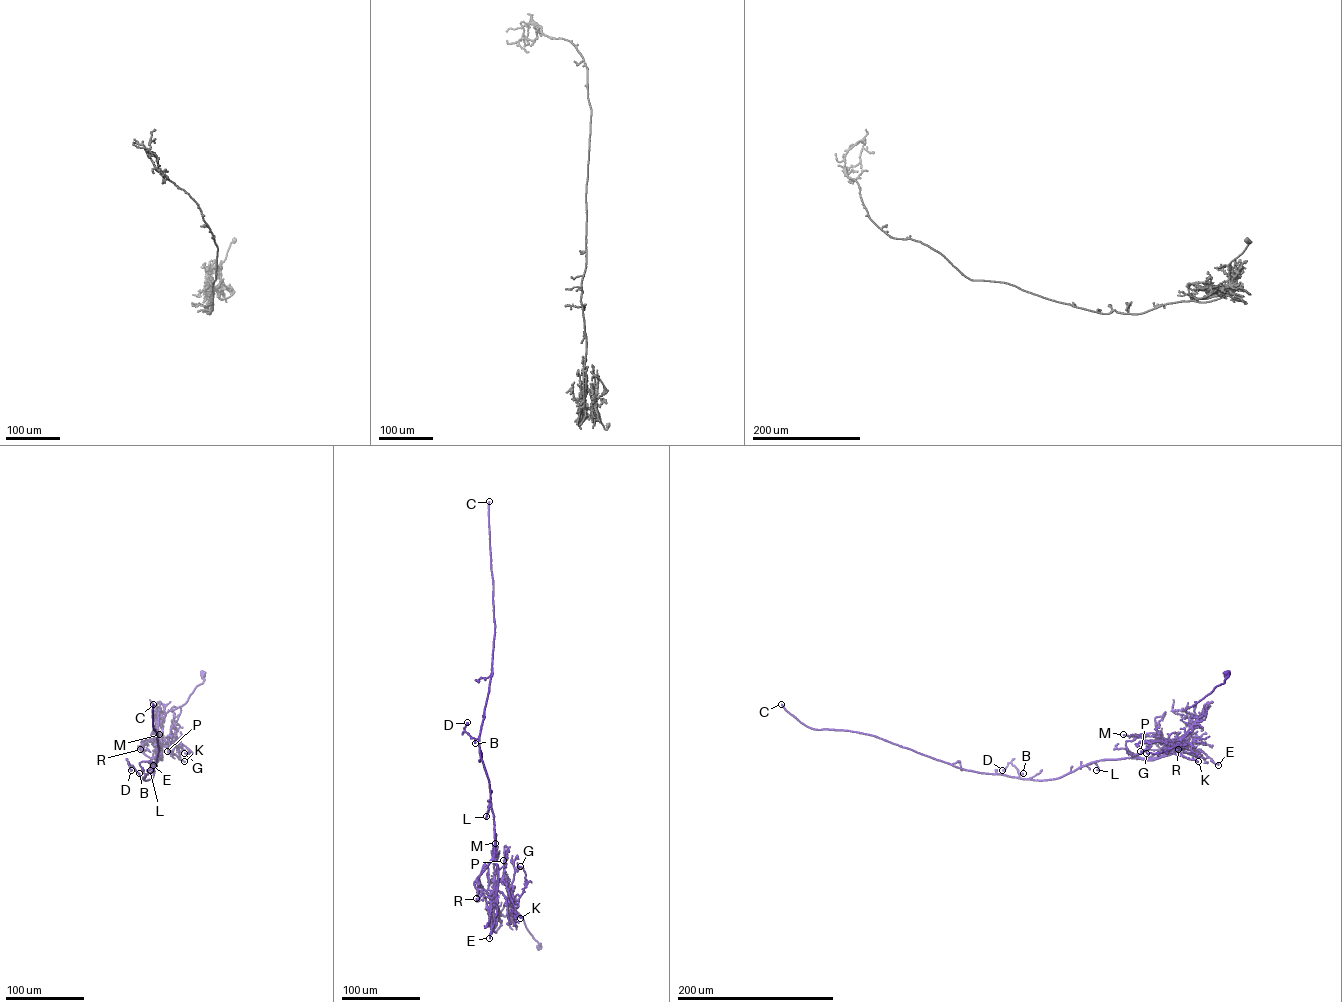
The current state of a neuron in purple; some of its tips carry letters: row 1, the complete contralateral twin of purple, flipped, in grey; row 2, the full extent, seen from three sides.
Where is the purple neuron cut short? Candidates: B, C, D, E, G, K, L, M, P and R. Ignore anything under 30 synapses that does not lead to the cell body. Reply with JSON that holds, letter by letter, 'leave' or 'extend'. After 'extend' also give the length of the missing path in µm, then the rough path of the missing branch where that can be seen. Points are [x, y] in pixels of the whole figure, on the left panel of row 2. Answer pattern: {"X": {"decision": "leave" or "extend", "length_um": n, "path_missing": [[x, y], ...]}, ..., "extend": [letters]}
{"B": {"decision": "leave"}, "C": {"decision": "extend", "length_um": 450, "path_missing": [[153, 704], [150, 671], [141, 650], [116, 620], [64, 580], [42, 544], [29, 539], [21, 547]]}, "D": {"decision": "leave"}, "E": {"decision": "leave"}, "G": {"decision": "leave"}, "K": {"decision": "leave"}, "L": {"decision": "leave"}, "M": {"decision": "leave"}, "P": {"decision": "leave"}, "R": {"decision": "leave"}, "extend": ["C"]}

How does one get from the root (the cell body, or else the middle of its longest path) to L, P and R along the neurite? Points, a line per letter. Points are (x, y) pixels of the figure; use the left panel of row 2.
L: (202, 674), (203, 682), (186, 702), (164, 716), (159, 741), (162, 758), (154, 767), (151, 762), (150, 770)
P: (202, 674), (203, 682), (186, 702), (164, 716), (158, 744), (168, 735), (172, 755), (167, 751)
R: (202, 674), (203, 682), (186, 702), (166, 713), (160, 740), (147, 741), (140, 749)

